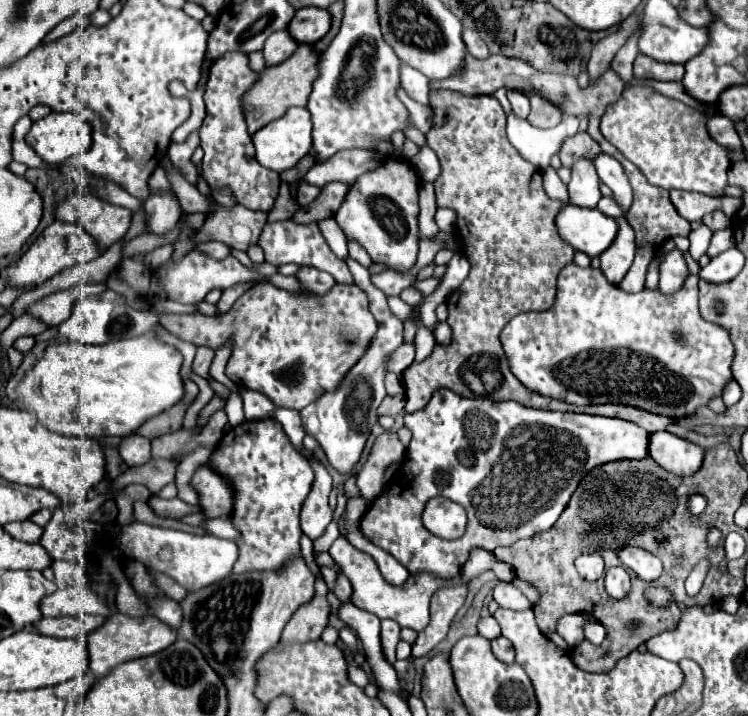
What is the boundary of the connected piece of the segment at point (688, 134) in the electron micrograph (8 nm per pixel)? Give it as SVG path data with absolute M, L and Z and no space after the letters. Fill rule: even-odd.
M632 77L620 99L602 115L600 133L628 159L642 175L662 189L696 191L722 197L728 185L726 173L732 165L730 149L718 145L708 133L708 117L682 101L670 99L648 85L648 79Z

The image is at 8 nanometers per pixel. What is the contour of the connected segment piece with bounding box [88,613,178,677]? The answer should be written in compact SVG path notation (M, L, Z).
M114 613L112 617L108 617L104 621L104 625L100 629L96 629L88 635L88 651L92 655L92 673L96 677L104 677L116 665L130 661L130 659L154 655L154 653L166 649L168 645L172 645L176 639L178 639L178 635L156 617L132 619L122 613Z

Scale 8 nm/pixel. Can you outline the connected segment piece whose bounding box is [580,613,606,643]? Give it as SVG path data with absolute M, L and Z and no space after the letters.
M580 613L584 619L586 619L586 623L584 623L584 637L588 639L588 641L602 641L604 639L604 627L598 623L598 621L594 621L594 619L588 619L588 613Z

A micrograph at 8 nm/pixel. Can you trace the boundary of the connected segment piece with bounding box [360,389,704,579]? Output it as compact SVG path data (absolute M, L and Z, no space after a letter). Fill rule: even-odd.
M436 389L424 411L416 411L410 415L406 413L404 425L412 431L406 459L400 465L396 477L388 483L388 493L370 503L366 515L360 521L360 531L376 547L396 557L396 561L400 561L408 569L408 573L428 573L438 579L454 579L466 563L472 547L484 547L492 551L498 545L512 545L518 539L548 531L568 505L568 499L582 477L598 465L616 459L644 459L648 457L650 449L650 457L674 475L688 477L700 469L700 463L704 461L704 451L700 445L688 443L686 439L676 437L668 431L658 431L650 437L650 433L640 425L624 419L618 421L616 417L602 415L562 413L546 409L542 411L518 405L518 401L492 401L490 397L466 399L450 389ZM432 497L446 497L466 509L468 527L460 539L440 539L422 525L424 505Z

